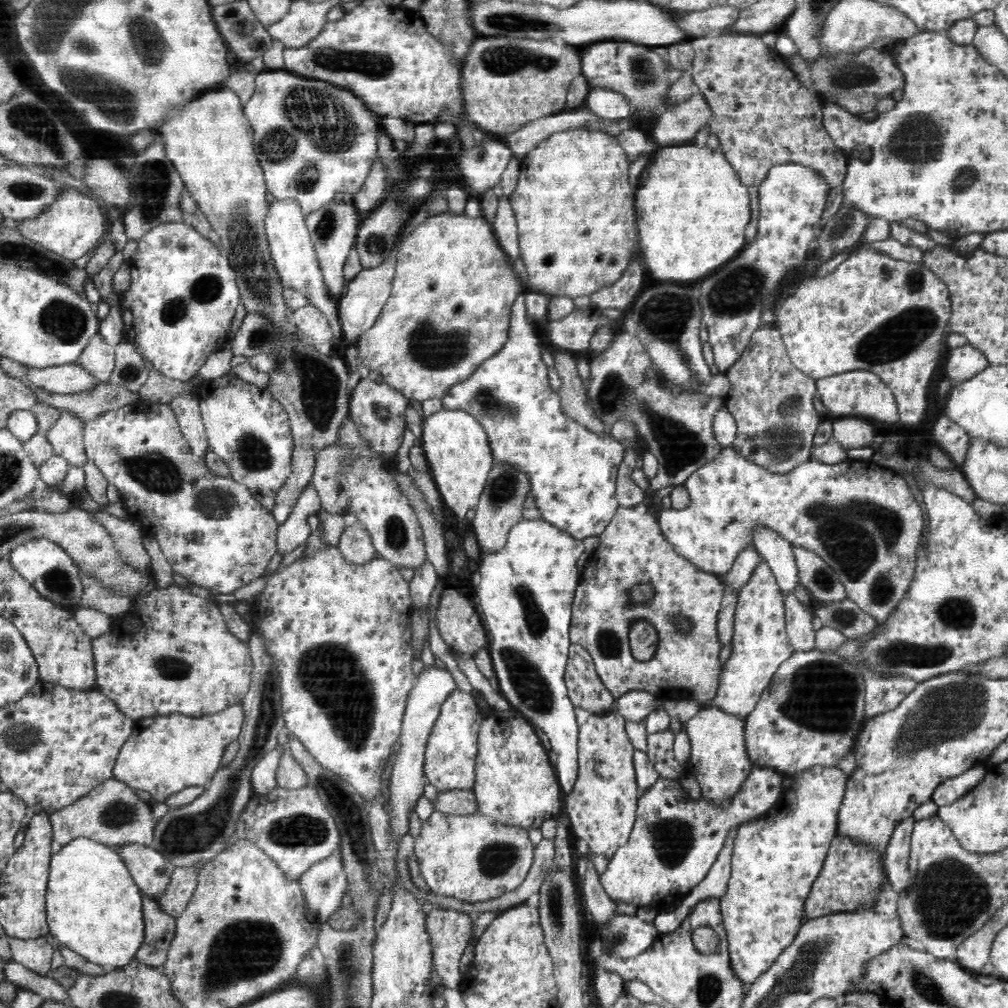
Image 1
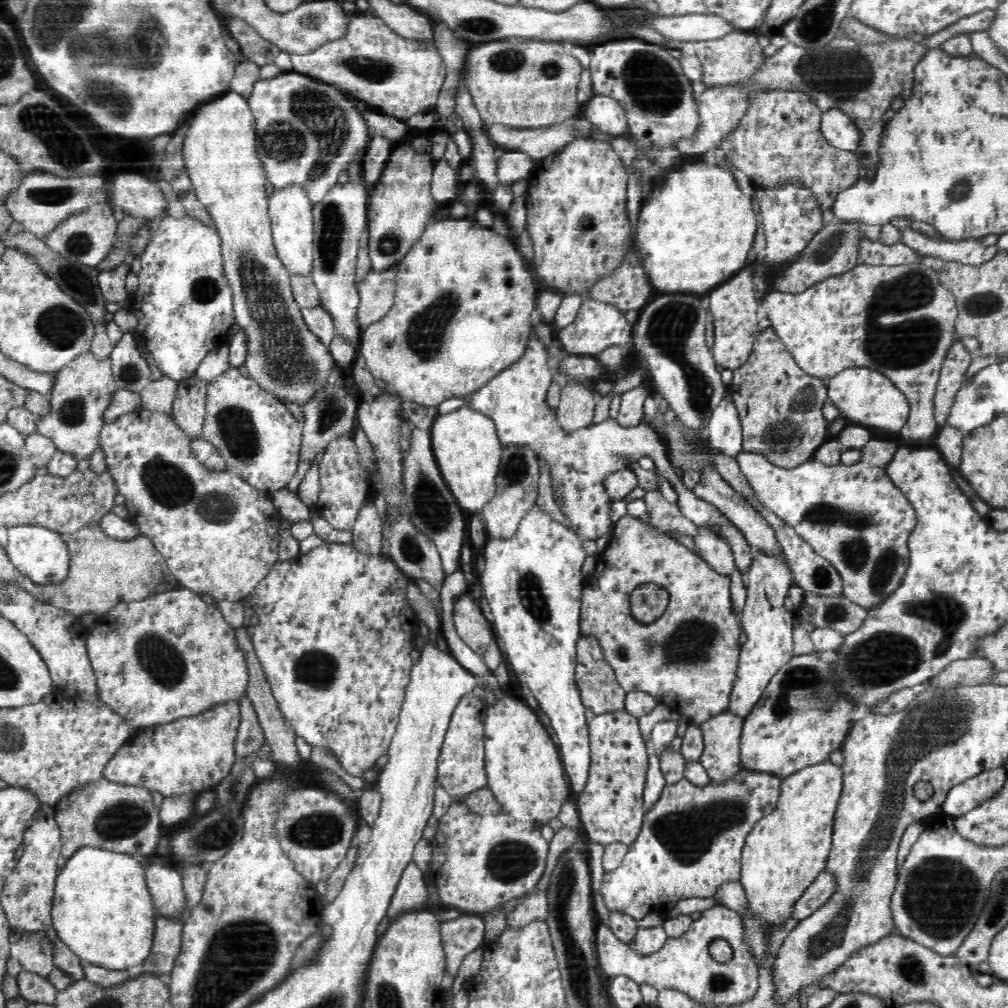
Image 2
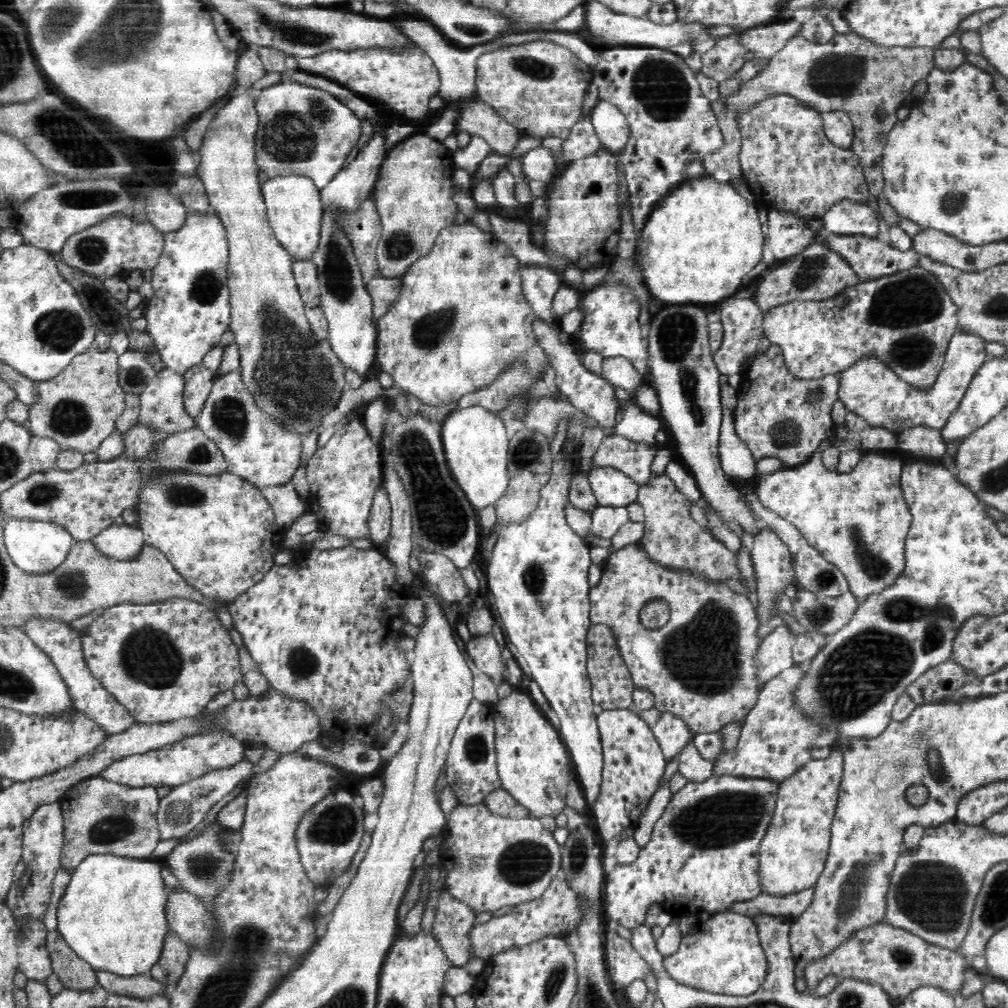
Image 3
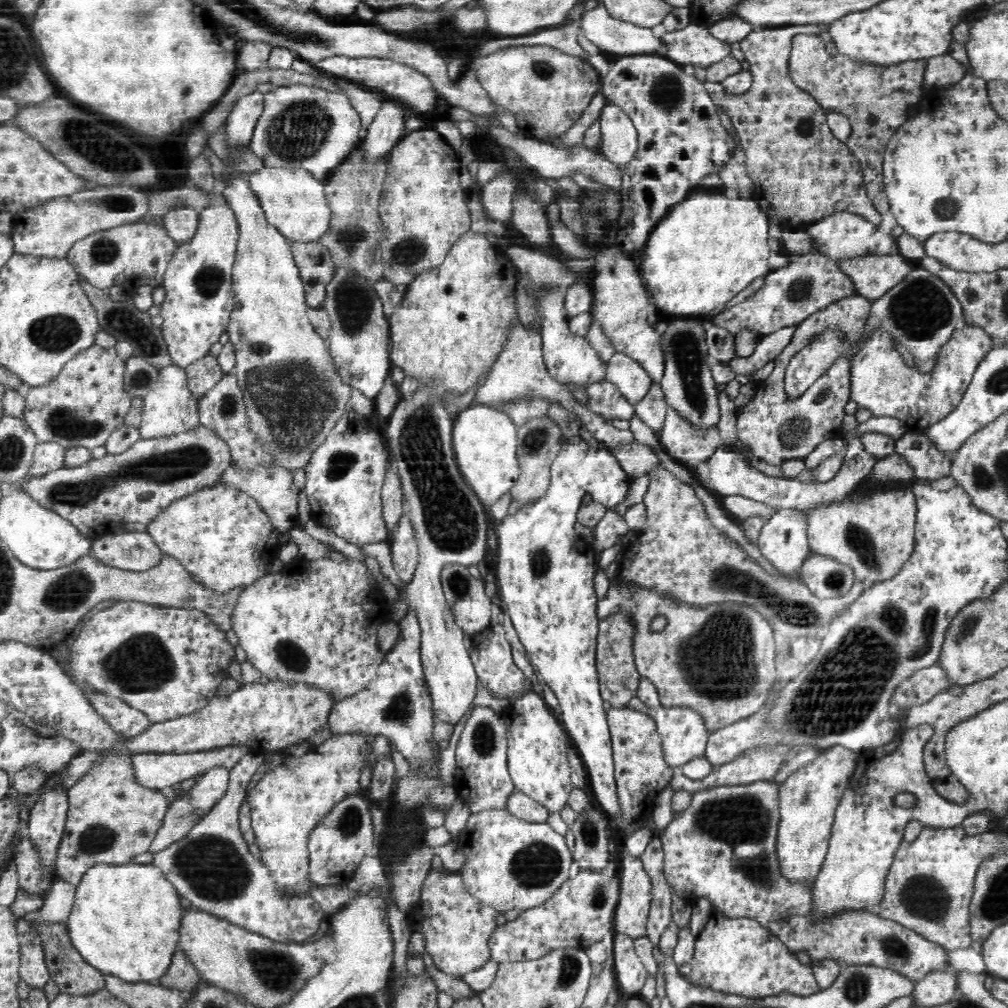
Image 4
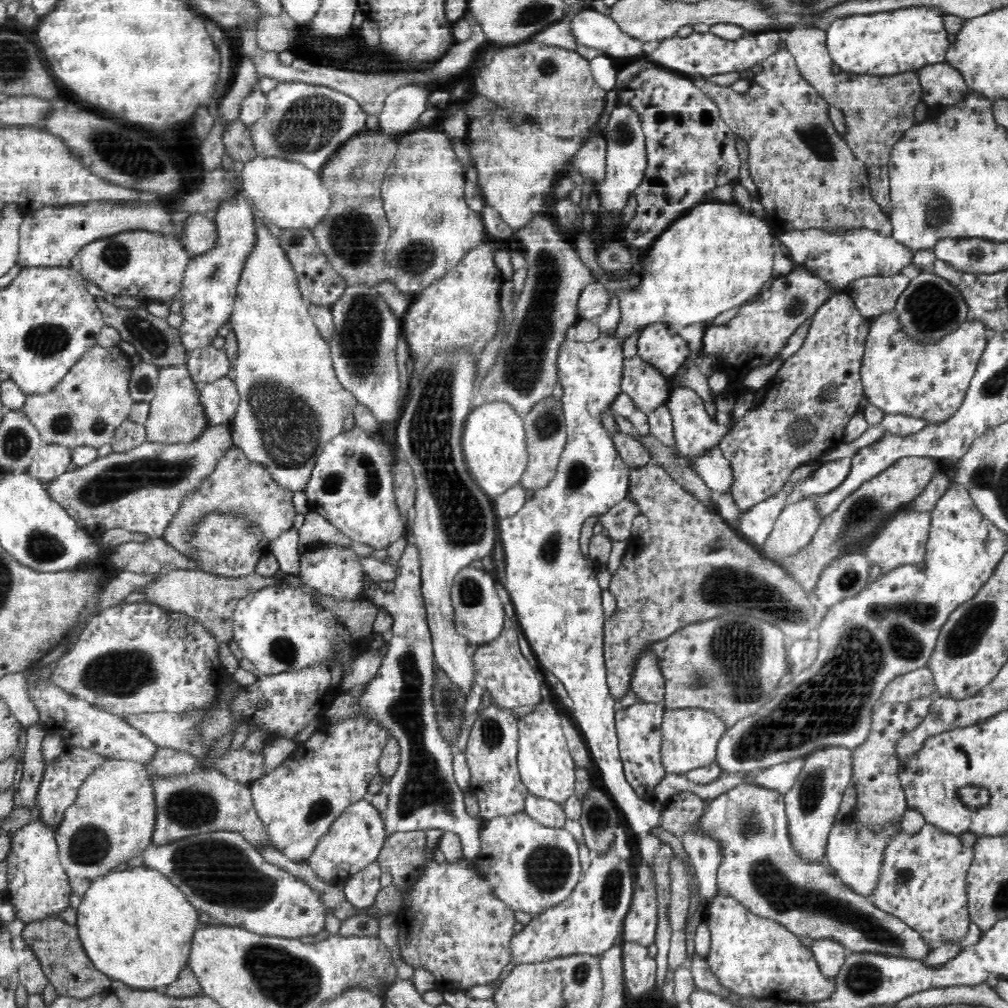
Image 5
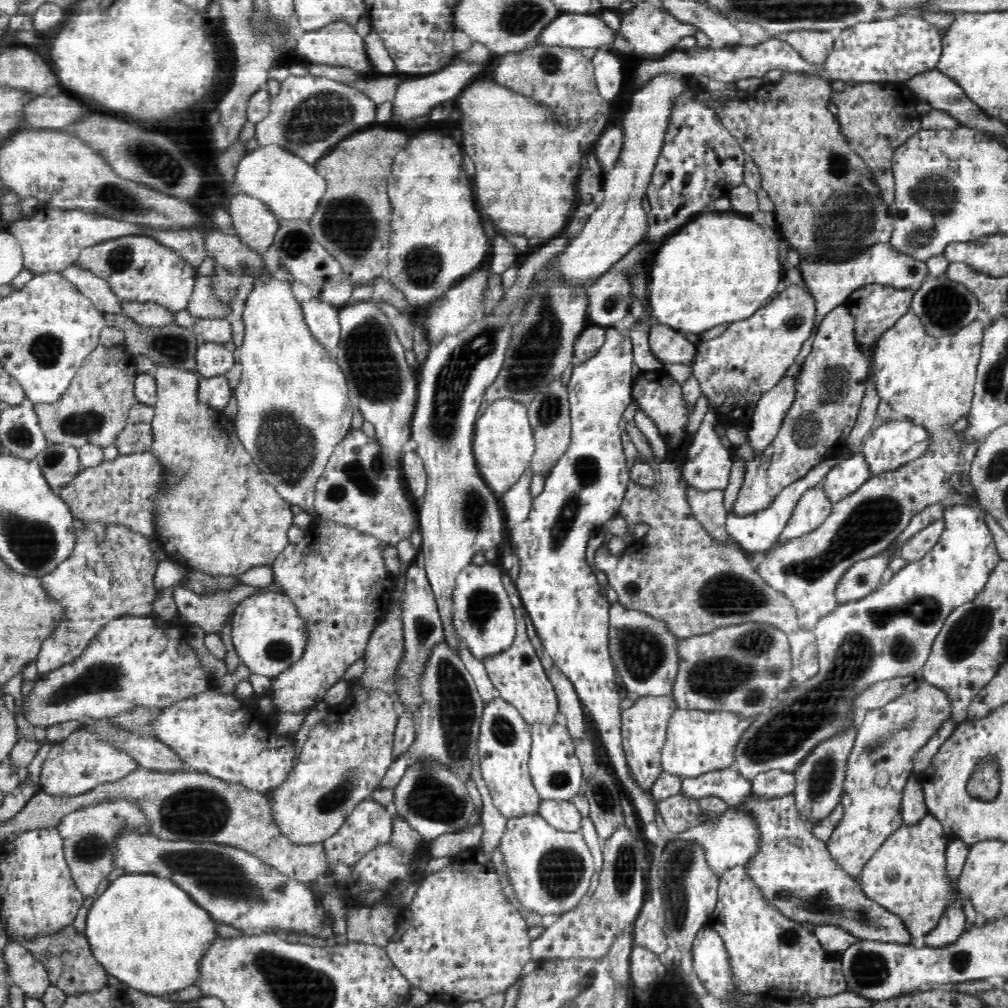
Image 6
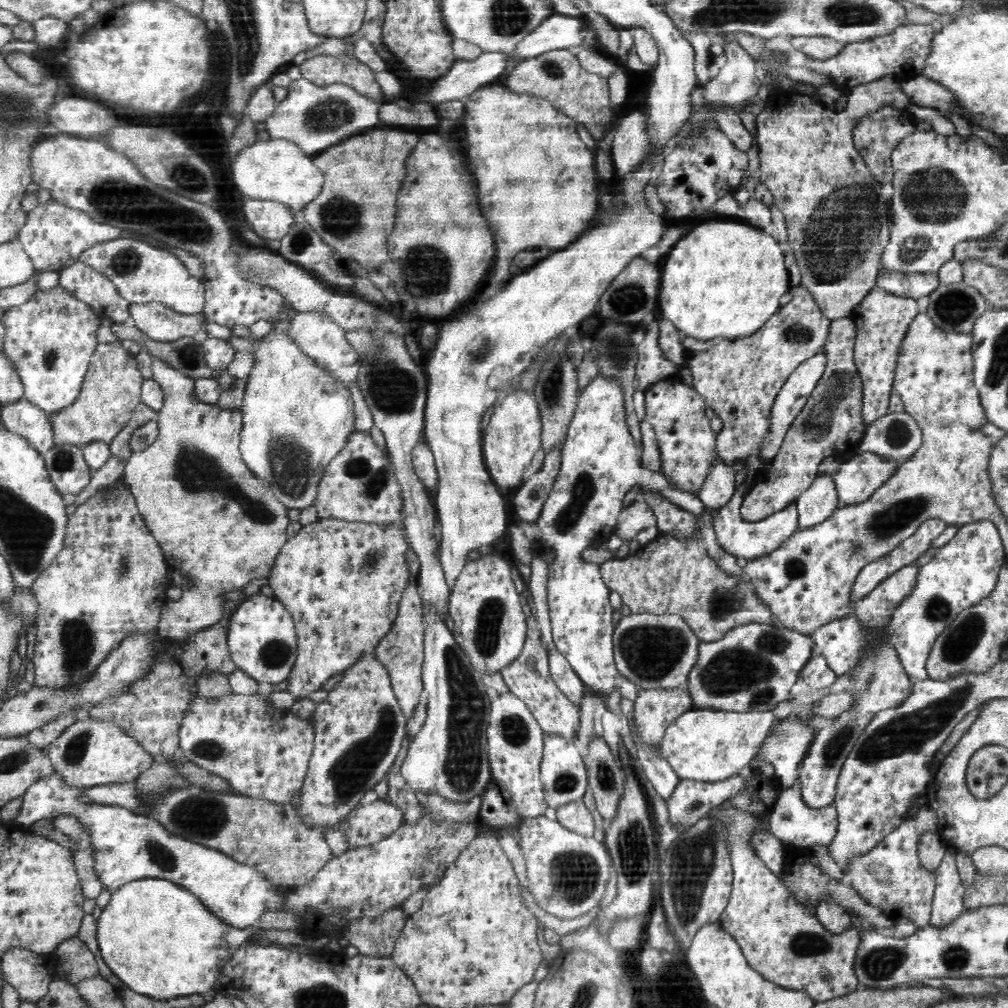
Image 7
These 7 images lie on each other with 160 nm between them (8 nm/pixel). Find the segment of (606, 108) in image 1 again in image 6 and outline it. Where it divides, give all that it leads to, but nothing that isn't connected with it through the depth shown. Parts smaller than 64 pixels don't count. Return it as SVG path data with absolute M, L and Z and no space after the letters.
M670 72L658 74L639 88L632 96L630 108L622 116L624 130L624 150L620 160L603 178L603 203L589 216L588 224L582 227L576 238L570 240L566 250L553 257L547 268L558 273L559 280L567 288L588 288L607 270L626 256L632 248L642 242L648 225L648 214L642 207L642 198L653 177L658 157L665 144L669 116L674 110L674 102L682 94L690 92L686 77Z

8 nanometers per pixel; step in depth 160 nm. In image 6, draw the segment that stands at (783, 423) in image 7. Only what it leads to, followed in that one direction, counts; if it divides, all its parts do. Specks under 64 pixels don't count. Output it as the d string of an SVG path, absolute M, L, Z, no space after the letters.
M793 364L780 382L765 392L758 402L750 420L747 439L754 452L764 452L770 448L778 434L782 421L795 397L795 384L803 364Z

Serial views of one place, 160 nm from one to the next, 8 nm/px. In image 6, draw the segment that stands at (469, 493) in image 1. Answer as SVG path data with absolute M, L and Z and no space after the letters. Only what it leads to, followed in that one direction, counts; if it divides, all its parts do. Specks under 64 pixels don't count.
M511 398L494 401L477 418L474 431L474 459L478 473L493 492L500 496L516 484L530 467L535 452L533 430L527 417L528 405Z

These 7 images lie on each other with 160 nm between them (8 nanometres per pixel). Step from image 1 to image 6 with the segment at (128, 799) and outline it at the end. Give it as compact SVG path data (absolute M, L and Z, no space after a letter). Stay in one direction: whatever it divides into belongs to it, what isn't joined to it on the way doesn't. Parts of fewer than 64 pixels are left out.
M128 800L102 801L101 804L88 805L63 816L56 828L62 835L65 861L71 870L77 889L86 897L94 897L100 882L115 869L111 864L111 846L115 836L124 826L146 832L149 830L149 825L142 809L138 808L134 801Z

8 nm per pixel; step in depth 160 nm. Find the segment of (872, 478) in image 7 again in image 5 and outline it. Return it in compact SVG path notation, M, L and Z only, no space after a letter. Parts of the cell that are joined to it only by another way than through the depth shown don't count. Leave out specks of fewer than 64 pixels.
M840 458L822 464L812 476L804 478L798 486L795 486L793 493L788 497L786 505L790 505L807 497L820 497L821 494L833 492L834 489L842 486L846 478L850 476L853 469L852 458Z

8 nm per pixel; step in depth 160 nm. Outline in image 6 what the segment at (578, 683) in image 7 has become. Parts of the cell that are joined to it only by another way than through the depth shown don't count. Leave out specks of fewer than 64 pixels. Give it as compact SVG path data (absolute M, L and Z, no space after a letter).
M555 666L547 669L547 675L558 696L559 712L566 717L566 726L573 740L584 740L586 722L581 700L573 682Z

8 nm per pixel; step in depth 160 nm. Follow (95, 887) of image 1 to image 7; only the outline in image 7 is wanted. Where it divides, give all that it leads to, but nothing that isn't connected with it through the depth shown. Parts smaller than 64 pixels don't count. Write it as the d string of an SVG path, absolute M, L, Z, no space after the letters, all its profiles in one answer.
M161 878L141 879L140 881L130 881L122 885L121 888L112 894L107 907L103 910L97 921L98 928L96 928L96 940L98 941L98 948L100 949L102 959L104 959L106 965L110 967L113 974L115 974L122 983L137 994L142 994L146 997L162 1001L168 1001L180 996L192 996L192 994L204 995L208 991L213 990L215 986L218 985L218 981L221 980L221 970L233 960L234 954L236 954L242 946L249 942L253 935L258 934L259 930L262 930L256 924L244 929L229 926L229 924L222 922L220 918L214 916L214 914L212 914L206 906L202 904L202 901L195 894L192 894L189 890L179 887L172 881Z

